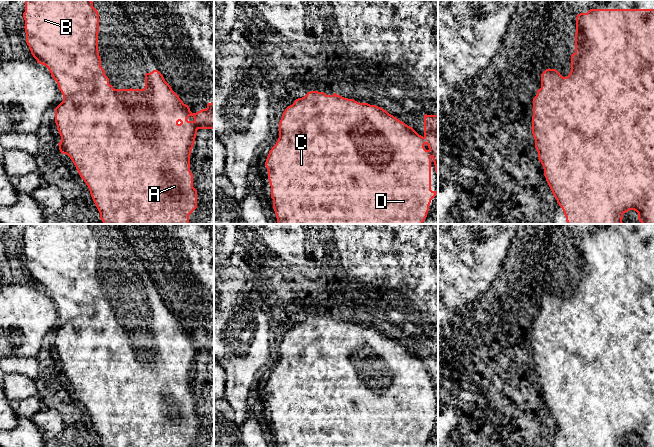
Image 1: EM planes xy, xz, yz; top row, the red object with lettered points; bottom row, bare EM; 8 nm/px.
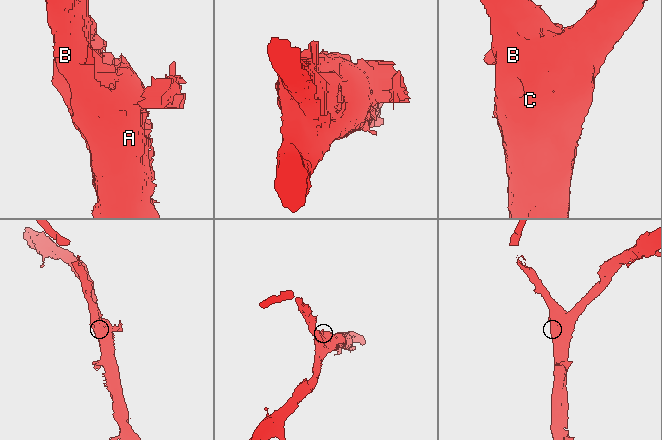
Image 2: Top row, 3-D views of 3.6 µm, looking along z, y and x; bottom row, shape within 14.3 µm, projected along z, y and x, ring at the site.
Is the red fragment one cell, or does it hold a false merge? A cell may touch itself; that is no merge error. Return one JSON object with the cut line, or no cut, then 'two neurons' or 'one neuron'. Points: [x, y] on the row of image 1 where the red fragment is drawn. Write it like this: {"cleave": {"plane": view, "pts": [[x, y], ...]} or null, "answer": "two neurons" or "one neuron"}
{"cleave": null, "answer": "one neuron"}

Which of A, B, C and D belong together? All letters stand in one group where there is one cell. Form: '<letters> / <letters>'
A B C D

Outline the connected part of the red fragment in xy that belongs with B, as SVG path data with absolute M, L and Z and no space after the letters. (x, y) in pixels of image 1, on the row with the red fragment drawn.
M25 0L26 43L37 63L48 68L63 95L63 101L55 108L55 123L61 136L58 143L62 154L70 157L80 177L89 188L91 197L100 213L103 224L189 224L189 215L197 208L197 190L193 187L193 174L190 171L190 155L198 129L214 129L214 98L206 109L192 113L172 90L158 70L145 74L143 89L114 89L101 67L98 50L99 14L91 0Z

